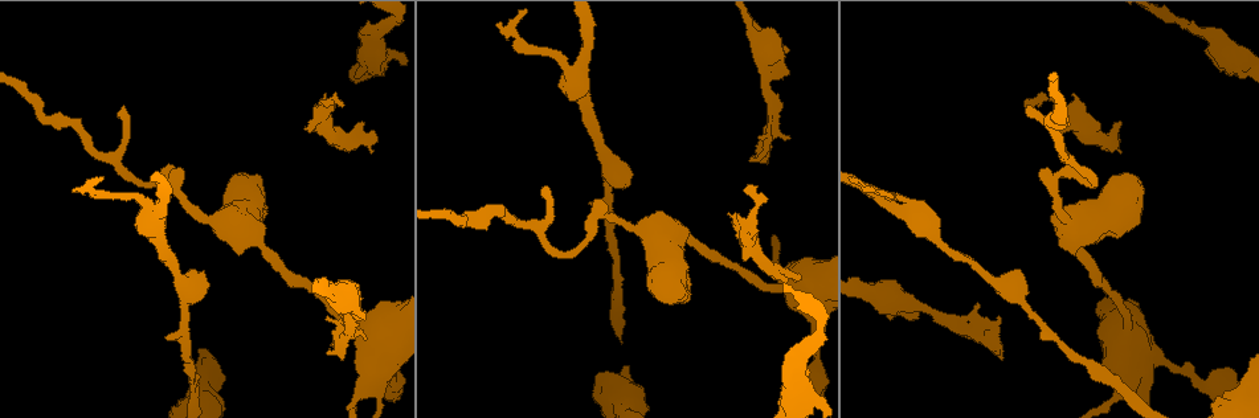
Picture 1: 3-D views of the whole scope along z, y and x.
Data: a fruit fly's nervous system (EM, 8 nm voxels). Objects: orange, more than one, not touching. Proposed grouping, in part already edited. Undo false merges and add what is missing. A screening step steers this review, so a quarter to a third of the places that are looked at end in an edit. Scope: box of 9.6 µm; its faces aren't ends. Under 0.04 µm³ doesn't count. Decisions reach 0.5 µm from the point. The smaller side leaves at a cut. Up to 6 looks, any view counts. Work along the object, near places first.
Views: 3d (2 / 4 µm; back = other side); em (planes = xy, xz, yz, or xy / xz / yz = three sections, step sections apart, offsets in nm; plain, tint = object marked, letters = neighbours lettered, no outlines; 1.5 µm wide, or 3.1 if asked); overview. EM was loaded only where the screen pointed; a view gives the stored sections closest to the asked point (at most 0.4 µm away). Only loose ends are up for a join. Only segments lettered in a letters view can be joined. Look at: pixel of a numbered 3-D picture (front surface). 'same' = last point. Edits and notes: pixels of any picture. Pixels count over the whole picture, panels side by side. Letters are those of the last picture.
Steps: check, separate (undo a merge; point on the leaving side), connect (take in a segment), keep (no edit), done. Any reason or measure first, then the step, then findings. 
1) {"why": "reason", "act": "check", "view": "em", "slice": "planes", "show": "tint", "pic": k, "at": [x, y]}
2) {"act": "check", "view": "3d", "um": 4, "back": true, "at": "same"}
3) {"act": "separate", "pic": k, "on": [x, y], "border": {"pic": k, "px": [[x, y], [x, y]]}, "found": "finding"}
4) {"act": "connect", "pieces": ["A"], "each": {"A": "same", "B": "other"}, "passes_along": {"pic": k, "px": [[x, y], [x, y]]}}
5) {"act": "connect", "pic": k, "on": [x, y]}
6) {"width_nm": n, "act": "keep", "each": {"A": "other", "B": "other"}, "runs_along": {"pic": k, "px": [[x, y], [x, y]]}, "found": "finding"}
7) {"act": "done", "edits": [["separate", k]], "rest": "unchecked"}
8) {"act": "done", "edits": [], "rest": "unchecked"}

{"why": "an open end", "act": "check", "view": "em", "slice": "xz", "step": 4, "show": "tint", "pic": 1, "at": [975, 304]}

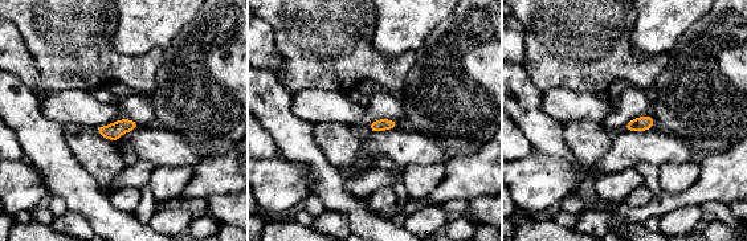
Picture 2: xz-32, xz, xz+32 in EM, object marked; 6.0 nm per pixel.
{"act": "check", "view": "em", "slice": "xy", "step": 4, "show": "letters", "at": "same"}

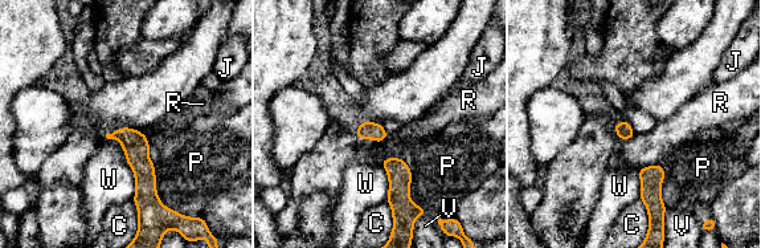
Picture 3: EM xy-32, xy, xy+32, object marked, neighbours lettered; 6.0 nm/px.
{"longest_contact_nm": ["W", 340], "act": "keep", "each": {"C": "other", "J": "other", "P": "other", "R": "other", "V": "other", "W": "other"}, "found": "no lettered segment goes on from it"}

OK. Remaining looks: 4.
{"why": "calibre changes", "act": "check", "view": "em", "um": 3.1, "slice": "xy", "step": 16, "show": "tint", "pic": 1, "at": [773, 287]}

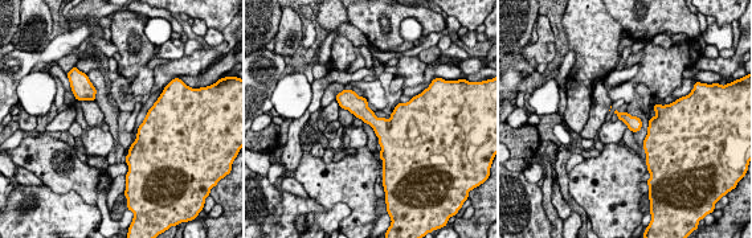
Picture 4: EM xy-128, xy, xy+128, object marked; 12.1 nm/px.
{"why": "cut it another way", "act": "check", "view": "em", "um": 3.1, "slice": "planes", "show": "letters", "at": "same"}

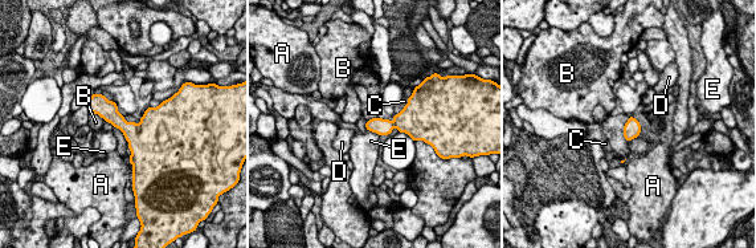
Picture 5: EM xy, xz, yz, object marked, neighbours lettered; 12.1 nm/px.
{"width_nm": 200, "act": "keep", "each": {"A": "other", "B": "other", "C": "other", "D": "other", "E": "other"}, "border": {"pic": 5, "px": [[367, 129], [379, 135]]}, "found": "one neuron here"}

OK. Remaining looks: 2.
{"why": "thick turns thin", "act": "check", "view": "em", "slice": "xz", "step": 8, "show": "tint", "pic": 1, "at": [1031, 309]}

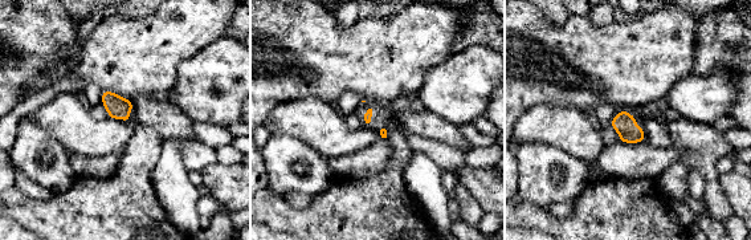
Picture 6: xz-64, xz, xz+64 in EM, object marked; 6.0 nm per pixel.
{"act": "check", "view": "em", "slice": "planes", "show": "letters", "at": "same"}

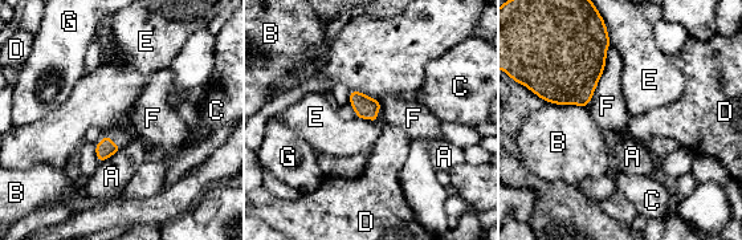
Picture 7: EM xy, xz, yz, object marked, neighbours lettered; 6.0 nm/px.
{"act": "keep", "each": {"A": "other", "B": "other", "C": "other", "D": "other", "E": "other", "F": "other", "G": "other"}, "border": {"pic": 7, "px": [[607, 33], [611, 44]]}, "found": "continuous, no second neuron"}

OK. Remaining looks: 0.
{"act": "done", "edits": [], "rest": "unchecked"}

